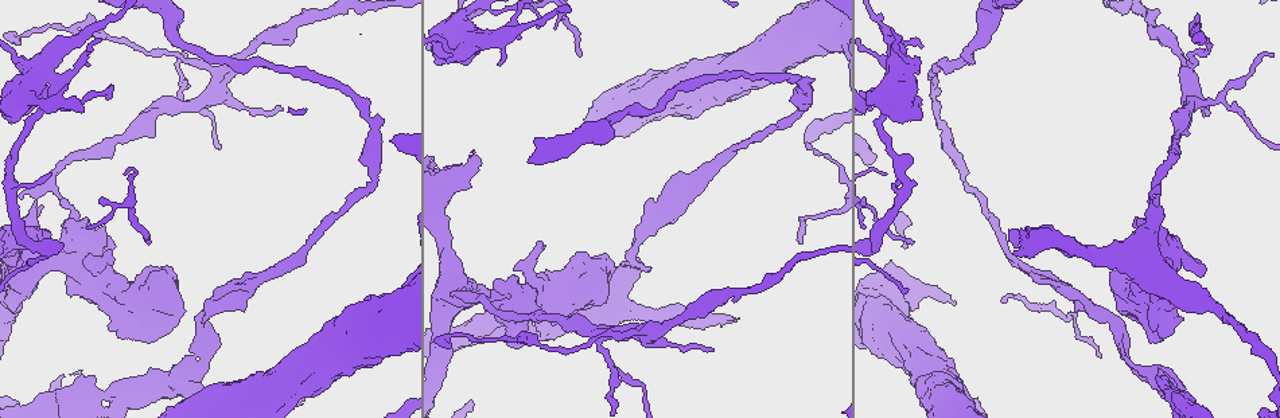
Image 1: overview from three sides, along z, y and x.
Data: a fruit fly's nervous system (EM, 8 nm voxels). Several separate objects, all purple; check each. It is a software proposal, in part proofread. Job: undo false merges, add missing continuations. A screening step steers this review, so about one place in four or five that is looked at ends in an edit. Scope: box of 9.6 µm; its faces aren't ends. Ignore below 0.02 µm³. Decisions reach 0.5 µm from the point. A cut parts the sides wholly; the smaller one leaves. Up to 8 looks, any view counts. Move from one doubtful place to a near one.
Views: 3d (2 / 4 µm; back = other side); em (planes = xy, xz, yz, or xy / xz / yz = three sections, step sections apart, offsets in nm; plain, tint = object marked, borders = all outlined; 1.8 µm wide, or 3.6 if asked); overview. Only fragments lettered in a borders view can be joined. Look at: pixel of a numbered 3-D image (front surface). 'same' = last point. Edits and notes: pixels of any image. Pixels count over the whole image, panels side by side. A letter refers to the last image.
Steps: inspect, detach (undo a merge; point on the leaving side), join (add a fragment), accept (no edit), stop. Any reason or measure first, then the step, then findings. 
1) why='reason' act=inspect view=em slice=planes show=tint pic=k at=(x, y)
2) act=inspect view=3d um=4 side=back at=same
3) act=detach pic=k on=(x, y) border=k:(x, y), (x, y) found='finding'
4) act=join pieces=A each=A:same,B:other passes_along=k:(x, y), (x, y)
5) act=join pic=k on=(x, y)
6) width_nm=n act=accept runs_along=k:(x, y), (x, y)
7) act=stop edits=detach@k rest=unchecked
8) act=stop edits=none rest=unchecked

why='sharp bend' act=inspect view=em slice=planes show=borders pic=1 at=(460, 54)

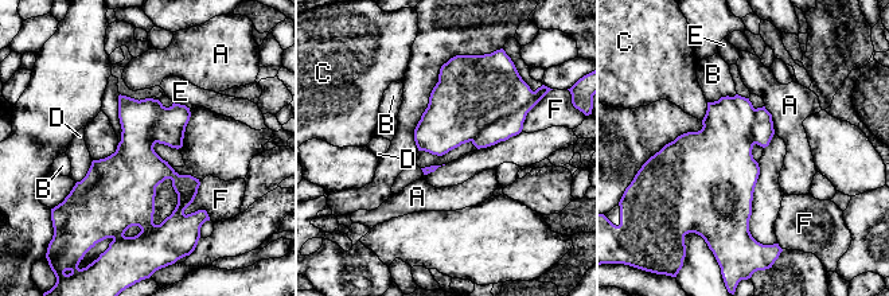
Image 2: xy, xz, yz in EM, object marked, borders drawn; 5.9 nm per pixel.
act=detach pic=2 on=(502, 129) each=A:other,B:other,C:other,D:other,E:other,F:other border=2:(529, 102), (487, 124), (471, 140) found='a second cell is stuck on'

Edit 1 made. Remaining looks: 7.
act=inspect view=overview

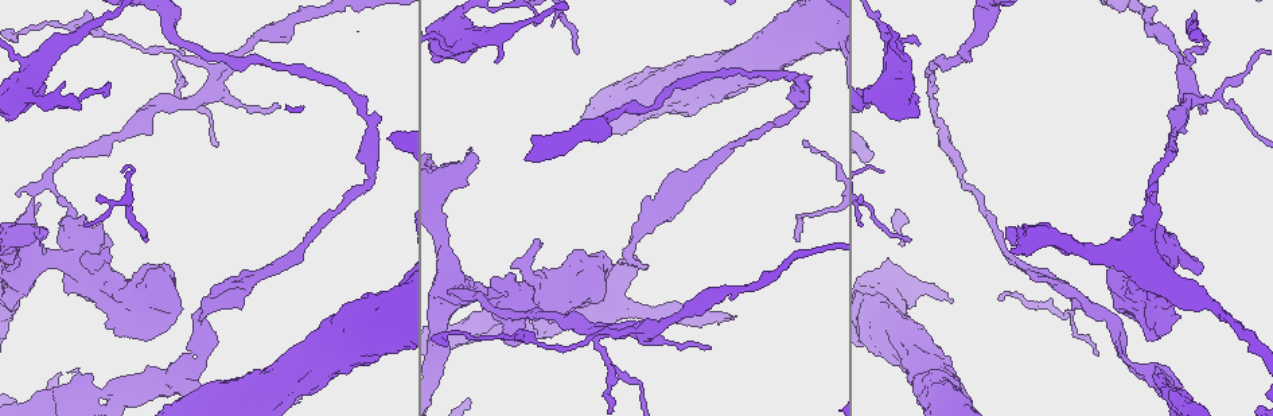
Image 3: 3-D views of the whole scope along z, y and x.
why='calibre changes' act=inspect view=em slice=yz step=16 show=tint pic=3 at=(1189, 22)

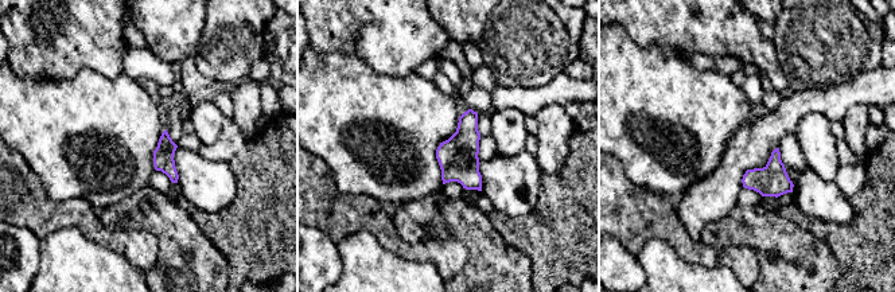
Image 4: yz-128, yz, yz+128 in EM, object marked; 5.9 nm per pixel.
why='cut it another way' act=inspect view=em slice=planes show=tint at=same

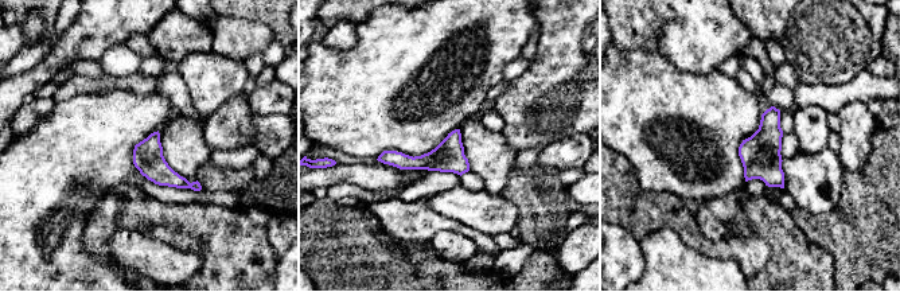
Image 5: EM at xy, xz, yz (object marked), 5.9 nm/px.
act=inspect view=em slice=planes show=borders at=same

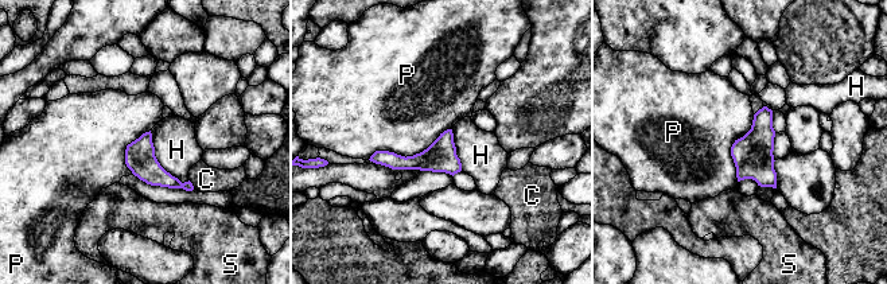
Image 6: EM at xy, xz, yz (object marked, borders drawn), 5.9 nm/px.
act=accept each=C:other,H:other,P:other,S:other found='all the same cell'

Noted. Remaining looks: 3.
why='abrupt turn' act=inspect view=3d um=2 pic=3 at=(209, 66)

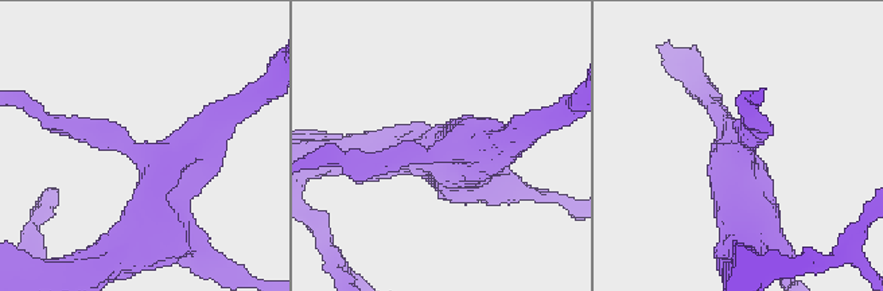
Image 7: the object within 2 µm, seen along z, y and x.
arms=4 act=inspect view=em um=3.6 slice=yz step=4 show=tint pic=7 at=(148, 159)

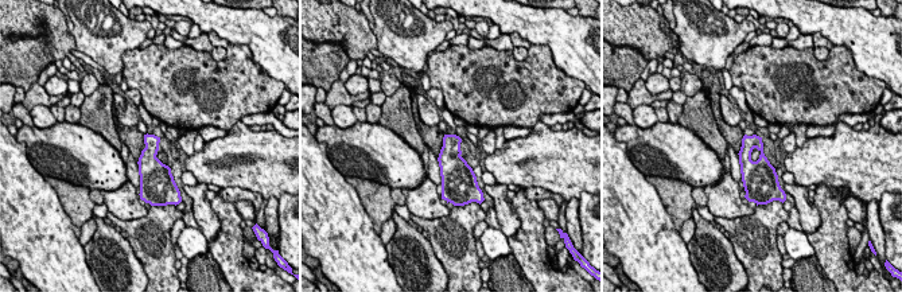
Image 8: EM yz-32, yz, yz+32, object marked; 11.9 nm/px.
why='what lies round it' act=inspect view=em um=3.6 slice=yz step=4 show=borders at=same

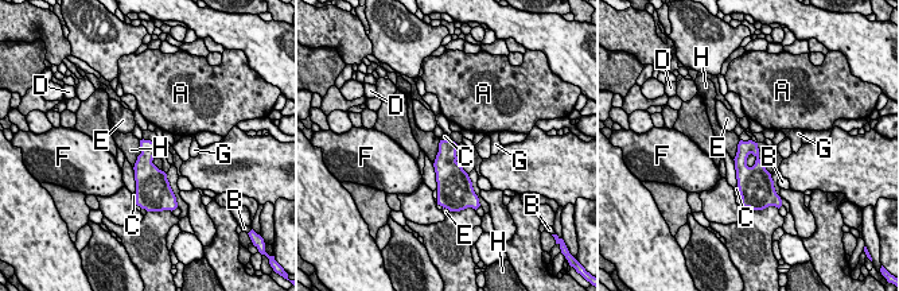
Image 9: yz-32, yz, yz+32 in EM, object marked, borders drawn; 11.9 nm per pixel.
width_nm=190 act=accept each=A:other,B:other,C:other,D:other,E:other,F:other,G:other,H:other border=9:(751, 152), (747, 158), (748, 167) found='continuous, no second cell'

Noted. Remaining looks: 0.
act=stop edits=detach@2 rest=unchecked

